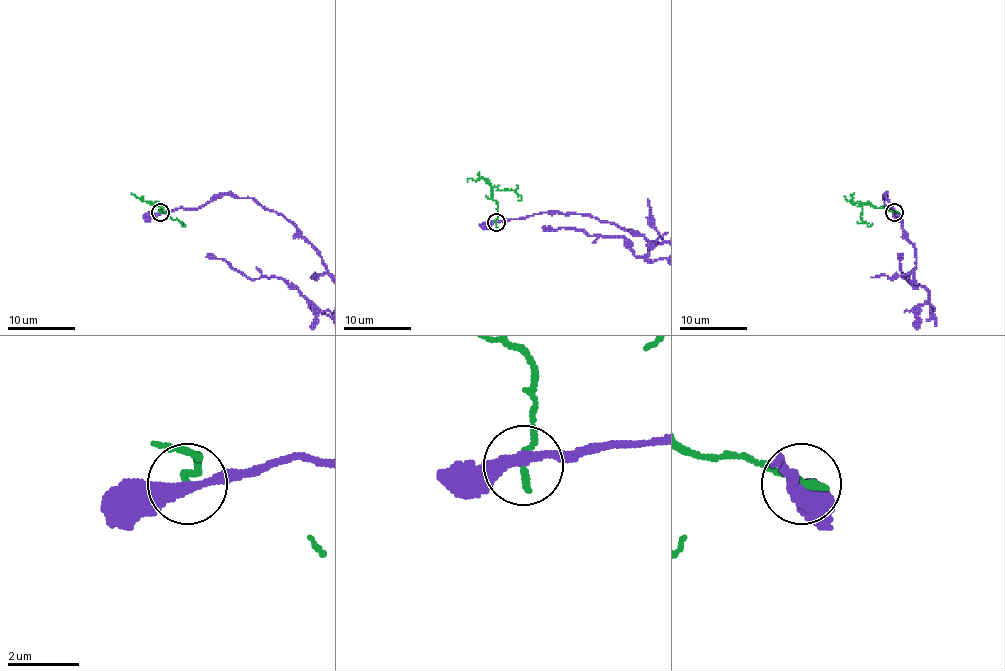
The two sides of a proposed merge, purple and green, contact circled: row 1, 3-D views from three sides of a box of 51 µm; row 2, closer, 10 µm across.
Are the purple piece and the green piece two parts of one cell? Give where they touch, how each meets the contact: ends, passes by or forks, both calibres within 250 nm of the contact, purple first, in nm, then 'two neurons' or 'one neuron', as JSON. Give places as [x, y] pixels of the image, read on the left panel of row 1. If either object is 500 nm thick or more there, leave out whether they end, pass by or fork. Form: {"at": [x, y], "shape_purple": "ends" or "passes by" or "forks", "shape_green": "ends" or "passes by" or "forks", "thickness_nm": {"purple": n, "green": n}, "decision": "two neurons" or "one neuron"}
{"at": [160, 212], "shape_purple": "passes by", "shape_green": "ends", "thickness_nm": {"purple": 320, "green": 220}, "decision": "two neurons"}

